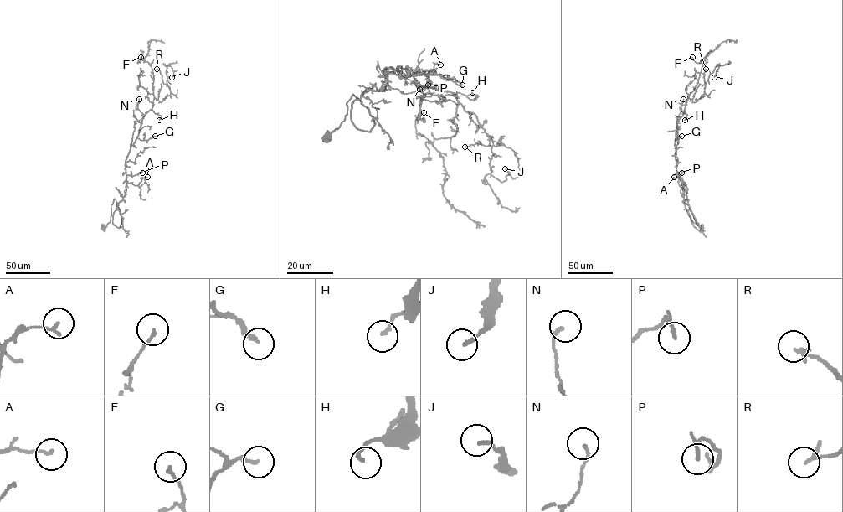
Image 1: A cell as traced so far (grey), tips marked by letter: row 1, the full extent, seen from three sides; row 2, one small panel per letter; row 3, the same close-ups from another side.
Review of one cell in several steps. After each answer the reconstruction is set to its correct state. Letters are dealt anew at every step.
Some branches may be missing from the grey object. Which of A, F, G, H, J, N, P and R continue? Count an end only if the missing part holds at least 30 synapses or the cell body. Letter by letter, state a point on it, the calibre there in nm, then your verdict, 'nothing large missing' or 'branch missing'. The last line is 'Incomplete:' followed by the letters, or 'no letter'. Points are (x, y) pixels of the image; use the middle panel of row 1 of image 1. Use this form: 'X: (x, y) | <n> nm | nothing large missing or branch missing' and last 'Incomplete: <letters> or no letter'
A: (440, 64) | 140 nm | nothing large missing
F: (424, 112) | 140 nm | nothing large missing
G: (462, 85) | 180 nm | branch missing
H: (472, 92) | 140 nm | nothing large missing
J: (505, 168) | 150 nm | nothing large missing
N: (419, 89) | 140 nm | nothing large missing
P: (428, 85) | 170 nm | nothing large missing
R: (465, 147) | 150 nm | nothing large missing
Incomplete: G

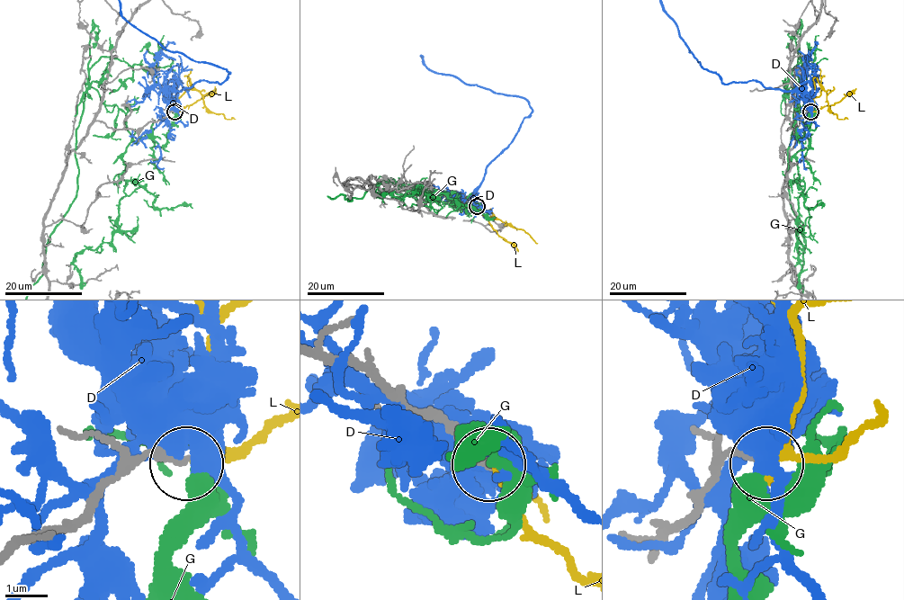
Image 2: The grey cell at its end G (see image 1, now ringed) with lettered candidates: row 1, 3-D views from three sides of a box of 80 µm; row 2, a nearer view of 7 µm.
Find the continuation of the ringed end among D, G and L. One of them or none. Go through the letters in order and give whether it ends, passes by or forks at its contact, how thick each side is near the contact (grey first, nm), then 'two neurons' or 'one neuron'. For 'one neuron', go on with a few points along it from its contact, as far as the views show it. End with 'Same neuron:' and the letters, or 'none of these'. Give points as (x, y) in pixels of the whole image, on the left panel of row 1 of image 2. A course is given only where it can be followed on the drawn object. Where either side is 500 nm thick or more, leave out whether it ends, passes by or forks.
D: 240 nm thick on the grey side, 500 nm on the other; two neurons
G: it passes by; 190 nm thick on the grey side, 320 nm on the other; two neurons
L: it passes by; 190 nm thick on the grey side, 200 nm on the other; one neuron
Same neuron: L

